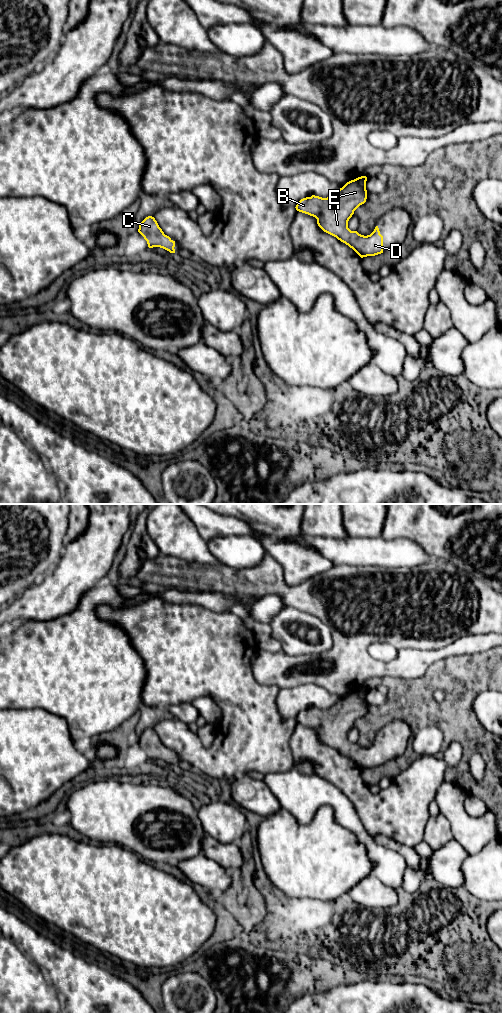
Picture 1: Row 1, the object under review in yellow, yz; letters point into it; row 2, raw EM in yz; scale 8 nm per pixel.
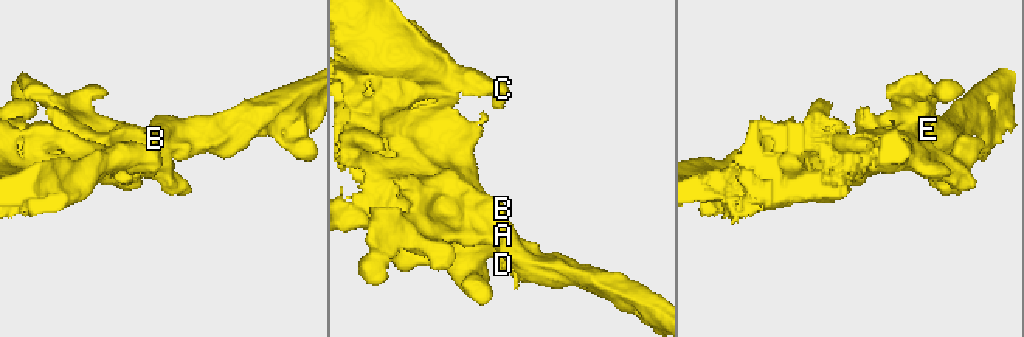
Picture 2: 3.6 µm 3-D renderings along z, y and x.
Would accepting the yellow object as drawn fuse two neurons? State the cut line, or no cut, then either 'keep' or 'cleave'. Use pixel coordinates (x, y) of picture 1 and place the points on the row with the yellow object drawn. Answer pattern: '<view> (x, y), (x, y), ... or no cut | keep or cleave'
no cut | keep

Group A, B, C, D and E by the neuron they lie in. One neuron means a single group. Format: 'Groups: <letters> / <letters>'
Groups: A B C D E

